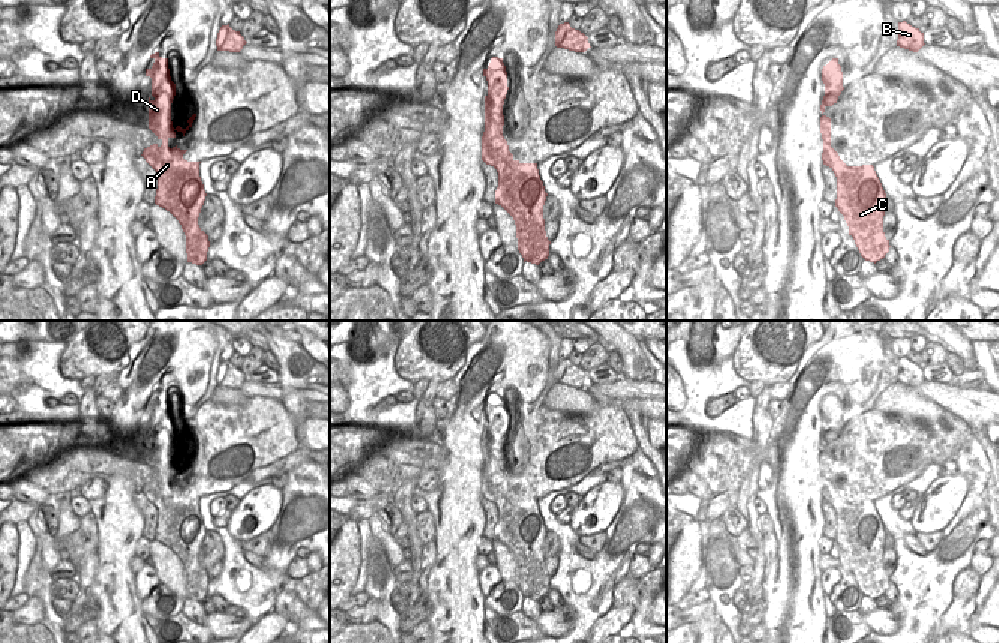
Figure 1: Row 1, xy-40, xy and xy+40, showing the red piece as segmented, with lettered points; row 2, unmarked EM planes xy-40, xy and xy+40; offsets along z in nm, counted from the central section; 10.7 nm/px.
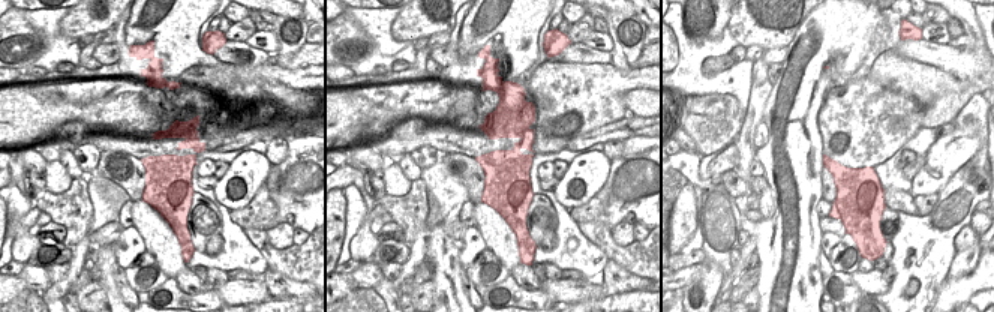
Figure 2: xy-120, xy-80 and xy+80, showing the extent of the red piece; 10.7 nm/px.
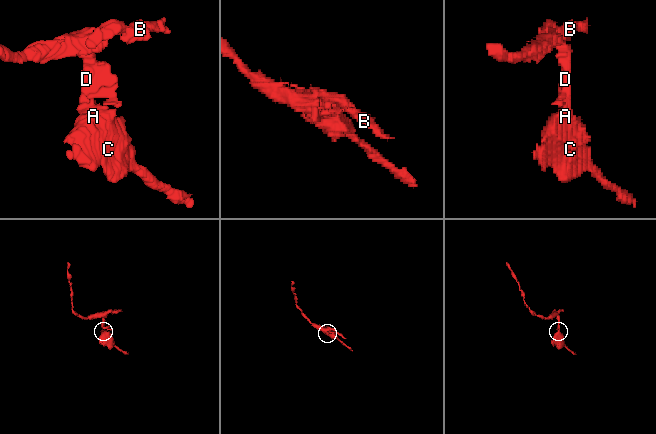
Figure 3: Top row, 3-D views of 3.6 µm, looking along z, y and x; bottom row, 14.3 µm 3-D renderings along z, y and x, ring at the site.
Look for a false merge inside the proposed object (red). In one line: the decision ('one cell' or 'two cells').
two cells

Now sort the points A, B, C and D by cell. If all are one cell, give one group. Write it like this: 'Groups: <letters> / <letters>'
Groups: A C / B D.

